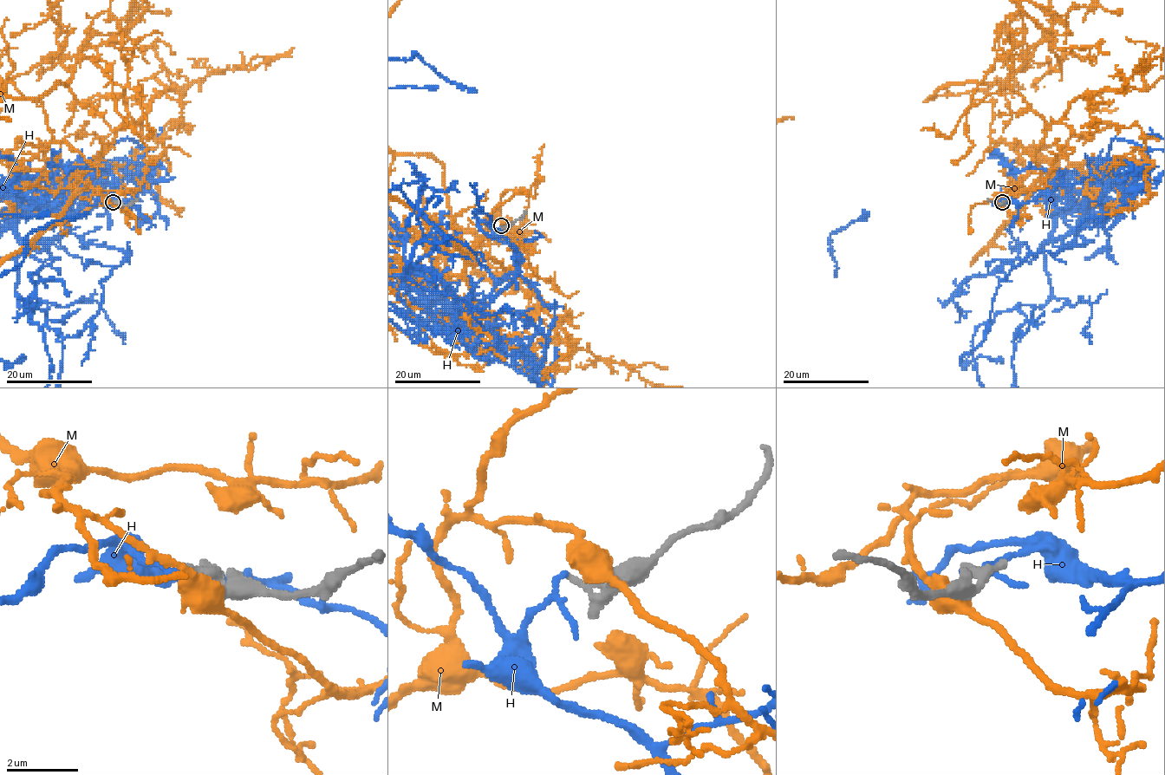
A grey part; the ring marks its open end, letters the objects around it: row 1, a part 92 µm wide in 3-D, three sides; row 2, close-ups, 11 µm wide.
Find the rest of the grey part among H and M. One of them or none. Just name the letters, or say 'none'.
H

